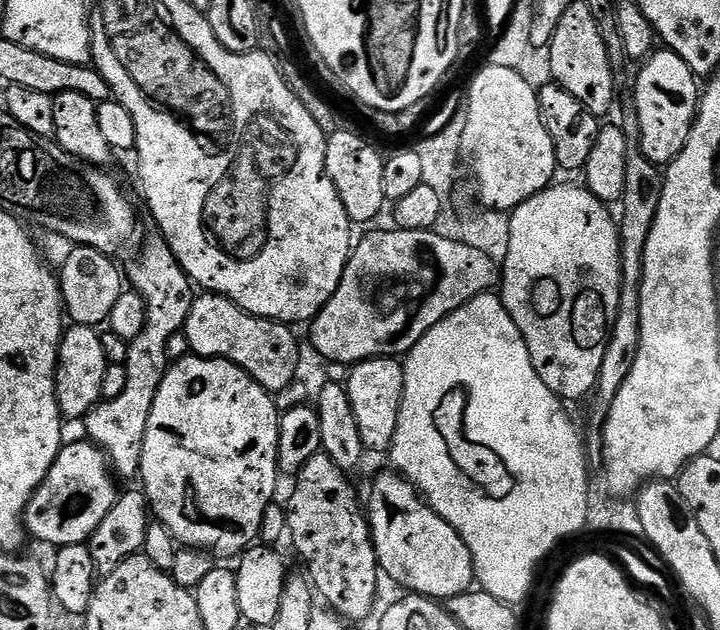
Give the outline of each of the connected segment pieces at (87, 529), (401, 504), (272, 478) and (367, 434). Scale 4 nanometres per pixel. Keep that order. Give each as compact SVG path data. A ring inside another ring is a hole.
M84 438L74 441L73 444L65 443L50 466L46 478L40 483L27 506L24 507L24 526L27 535L29 537L37 536L44 544L52 544L53 549L87 544L88 539L94 534L94 530L98 530L98 526L102 526L102 518L106 518L106 514L110 514L110 510L114 506L118 495L115 482L117 483L107 456L95 444Z
M387 470L372 484L372 497L366 500L368 527L372 530L372 544L376 547L376 562L381 573L388 576L396 584L401 584L408 594L428 597L429 600L447 602L458 594L469 591L473 587L472 579L477 579L478 569L472 563L472 555L462 542L462 538L439 514L427 500L416 491L405 476L395 470Z
M189 354L175 361L162 378L162 386L158 386L158 394L154 398L154 406L150 410L150 418L146 422L146 438L142 446L142 462L139 479L144 480L142 491L148 498L151 515L162 526L170 530L177 545L185 548L198 548L209 554L239 557L245 550L257 543L262 518L269 504L277 499L276 476L278 477L278 434L282 412L277 408L273 393L267 392L250 374L243 372L236 364L228 360L209 360L207 356Z
M379 356L373 360L364 360L360 364L351 365L352 372L346 379L350 406L354 410L354 422L358 422L358 434L362 434L362 442L369 453L384 452L391 449L394 434L398 430L398 414L402 410L402 394L404 393L404 366L399 359Z

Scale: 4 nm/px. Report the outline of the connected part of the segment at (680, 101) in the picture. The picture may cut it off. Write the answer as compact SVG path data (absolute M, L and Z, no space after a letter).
M667 50L653 51L639 68L634 105L641 123L641 152L652 165L667 166L686 146L686 138L690 138L702 88L690 66L678 54Z

